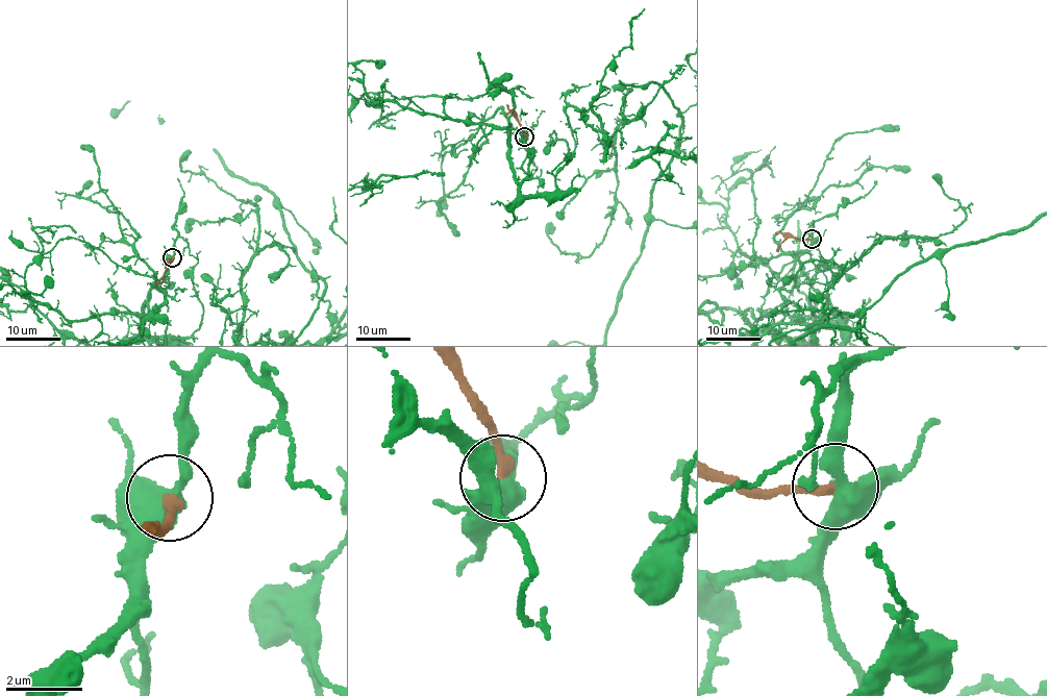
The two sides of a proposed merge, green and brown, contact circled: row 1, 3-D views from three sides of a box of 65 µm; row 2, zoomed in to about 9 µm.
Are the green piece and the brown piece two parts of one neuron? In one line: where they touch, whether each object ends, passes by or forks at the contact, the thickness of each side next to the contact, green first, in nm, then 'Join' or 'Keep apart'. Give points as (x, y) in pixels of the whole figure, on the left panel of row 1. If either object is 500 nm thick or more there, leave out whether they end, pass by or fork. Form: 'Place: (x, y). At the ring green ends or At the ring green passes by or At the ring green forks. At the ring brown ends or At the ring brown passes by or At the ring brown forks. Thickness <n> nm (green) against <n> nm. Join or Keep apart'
Place: (172, 257). At the ring green passes by. At the ring brown ends. Thickness 440 nm (green) against 280 nm. Keep apart

